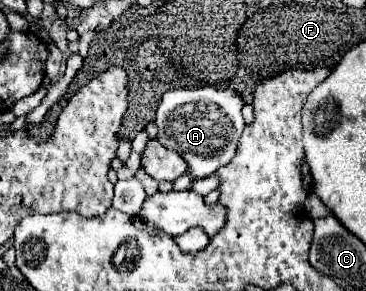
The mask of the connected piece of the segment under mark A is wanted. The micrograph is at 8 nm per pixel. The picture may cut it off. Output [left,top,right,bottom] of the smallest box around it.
[156,87,246,179]

